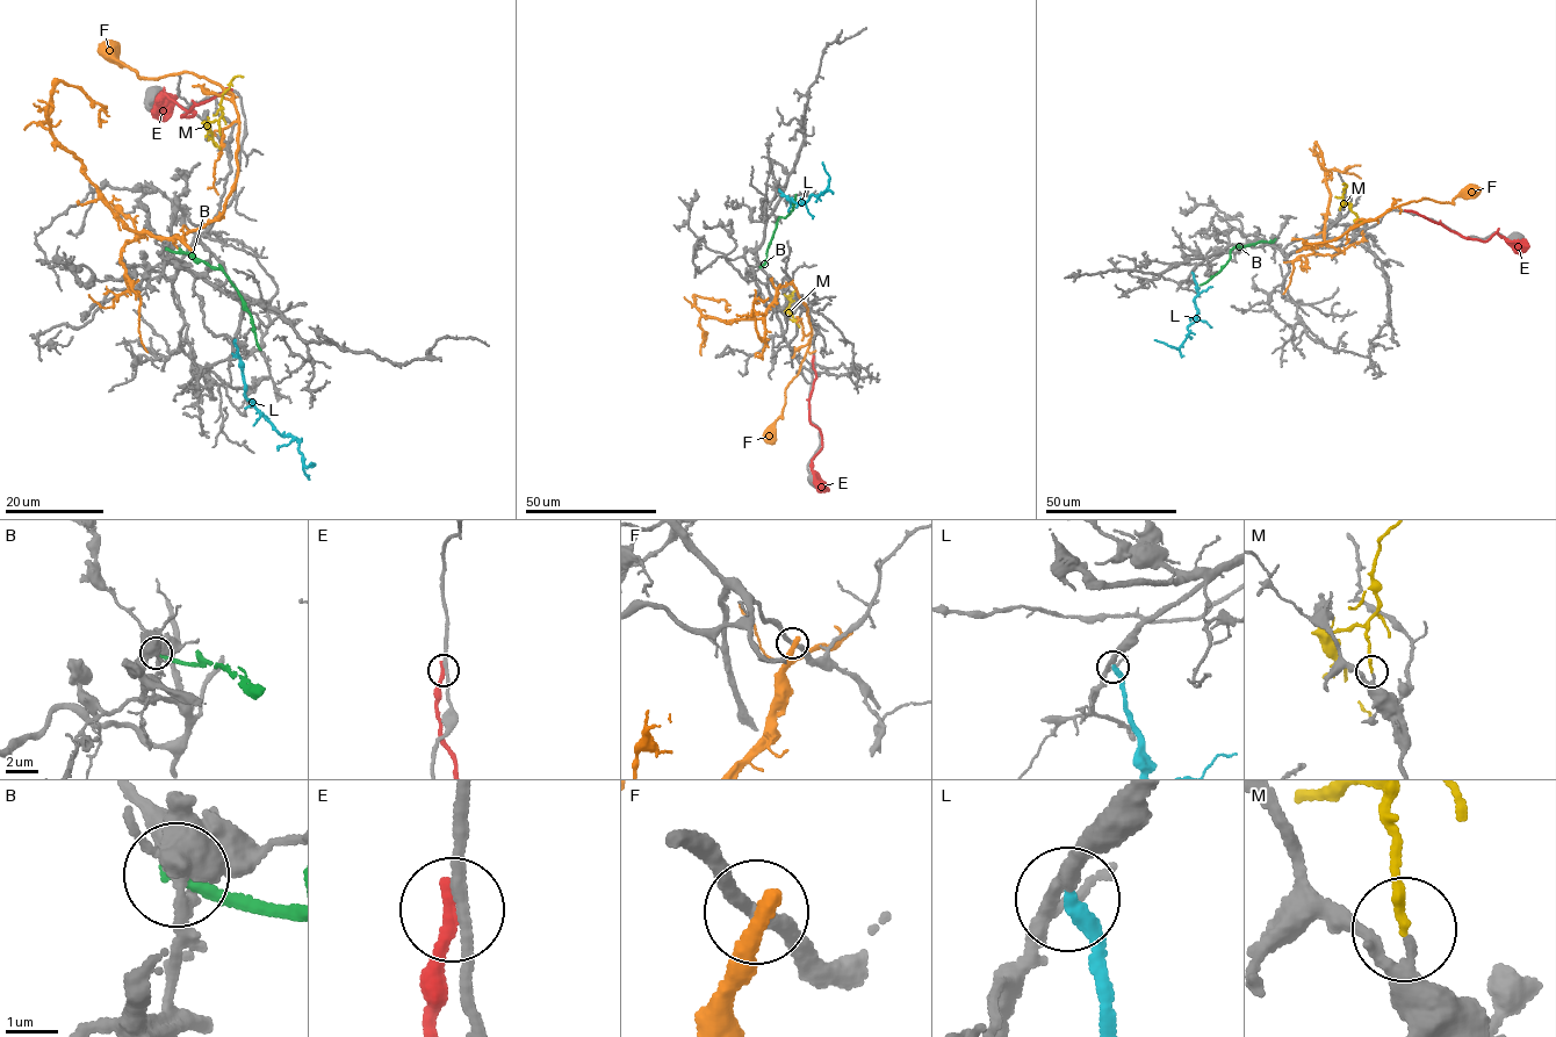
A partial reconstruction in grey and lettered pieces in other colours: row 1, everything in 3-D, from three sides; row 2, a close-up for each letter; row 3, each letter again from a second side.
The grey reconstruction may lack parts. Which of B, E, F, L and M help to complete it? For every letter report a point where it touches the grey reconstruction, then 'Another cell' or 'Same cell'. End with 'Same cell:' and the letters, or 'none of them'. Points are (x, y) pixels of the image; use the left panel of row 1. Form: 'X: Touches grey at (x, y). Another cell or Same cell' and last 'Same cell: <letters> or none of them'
B: Touches grey at (167, 249). Another cell
E: Touches grey at (231, 89). Another cell
F: Touches grey at (189, 247). Another cell
L: Touches grey at (235, 340). Same cell
M: Touches grey at (220, 135). Same cell
Same cell: L, M

